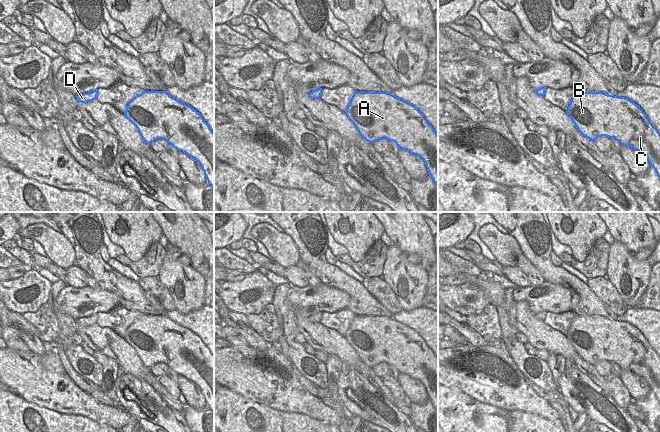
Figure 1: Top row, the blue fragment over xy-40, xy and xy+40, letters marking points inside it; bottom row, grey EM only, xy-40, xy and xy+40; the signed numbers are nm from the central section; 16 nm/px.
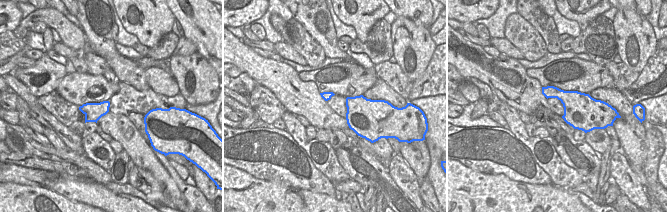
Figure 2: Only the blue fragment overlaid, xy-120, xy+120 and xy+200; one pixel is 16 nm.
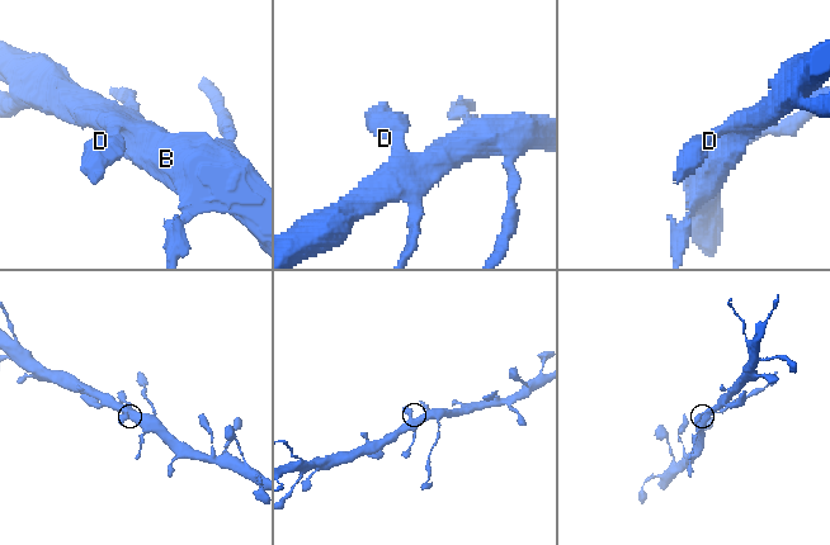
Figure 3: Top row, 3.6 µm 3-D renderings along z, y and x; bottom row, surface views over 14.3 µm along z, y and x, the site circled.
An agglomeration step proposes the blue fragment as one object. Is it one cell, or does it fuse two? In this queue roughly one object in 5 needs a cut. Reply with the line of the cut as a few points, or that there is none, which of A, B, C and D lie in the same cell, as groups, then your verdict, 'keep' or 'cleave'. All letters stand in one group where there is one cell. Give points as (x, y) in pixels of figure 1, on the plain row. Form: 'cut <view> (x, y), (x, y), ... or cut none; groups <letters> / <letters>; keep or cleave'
cut none; groups A B C D; keep

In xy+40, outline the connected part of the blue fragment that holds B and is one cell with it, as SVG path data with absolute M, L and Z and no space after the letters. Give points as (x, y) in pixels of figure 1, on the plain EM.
M576 315L566 338L577 354L589 364L594 366L601 360L615 362L621 369L644 377L660 404L660 357L635 326L603 316Z

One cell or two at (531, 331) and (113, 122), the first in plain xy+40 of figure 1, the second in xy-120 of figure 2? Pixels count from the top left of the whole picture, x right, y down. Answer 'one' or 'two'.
one

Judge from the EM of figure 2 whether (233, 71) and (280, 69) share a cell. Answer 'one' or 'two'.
two

